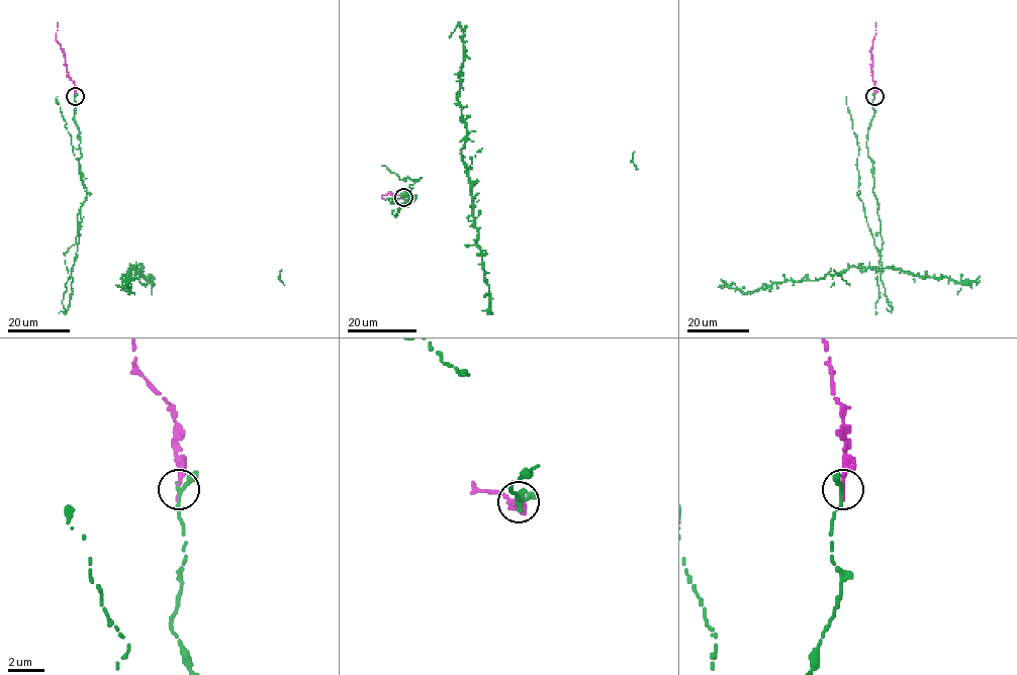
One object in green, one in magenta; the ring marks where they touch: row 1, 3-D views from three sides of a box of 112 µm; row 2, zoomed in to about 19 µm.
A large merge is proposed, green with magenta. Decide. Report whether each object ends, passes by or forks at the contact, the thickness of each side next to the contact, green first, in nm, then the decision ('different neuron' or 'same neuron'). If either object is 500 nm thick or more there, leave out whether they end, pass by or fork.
green passes by; magenta ends there; 220 nm thick on the green side, 260 nm on the other; same neuron

